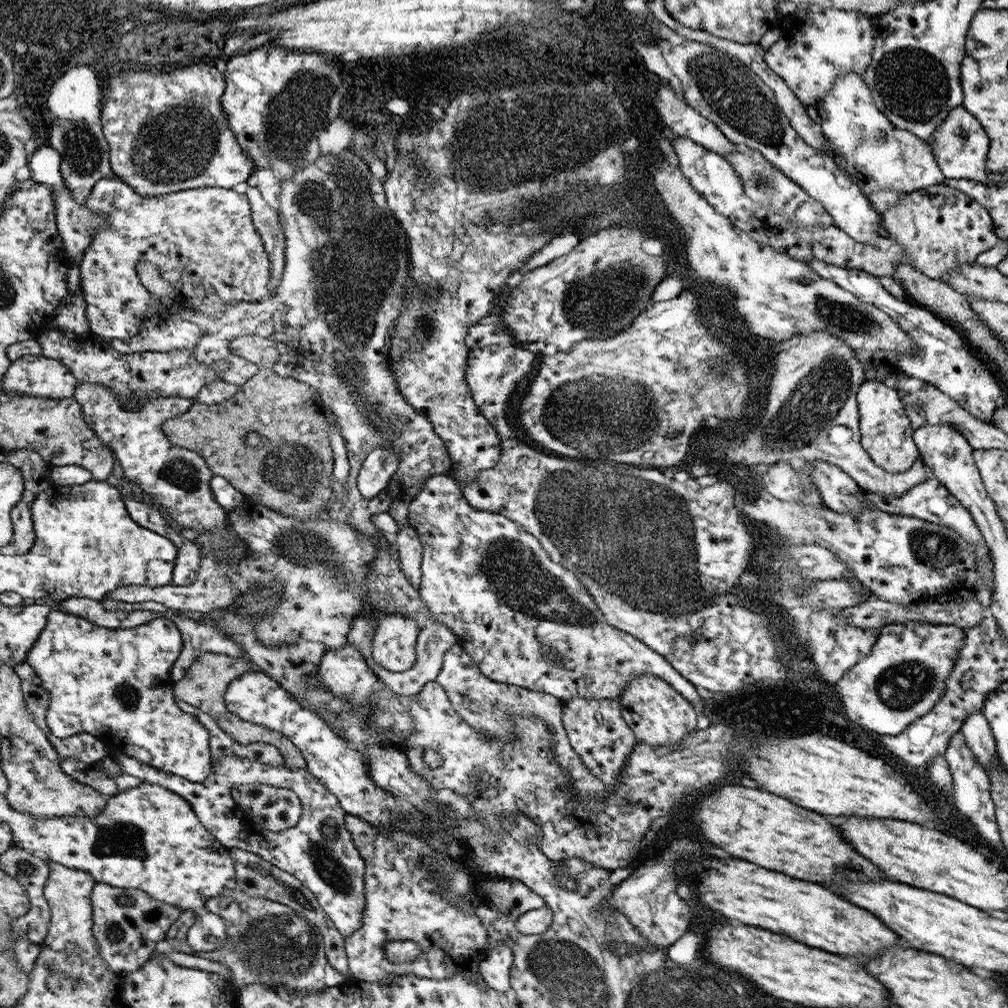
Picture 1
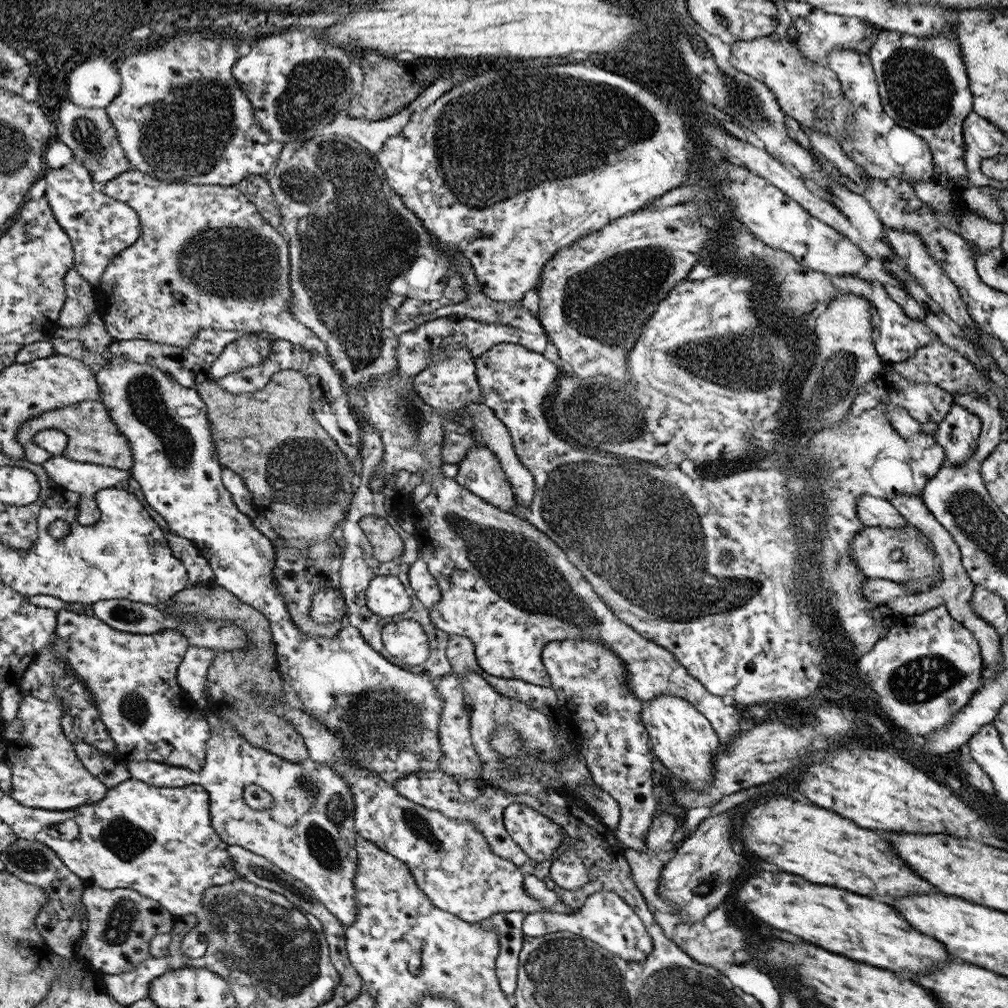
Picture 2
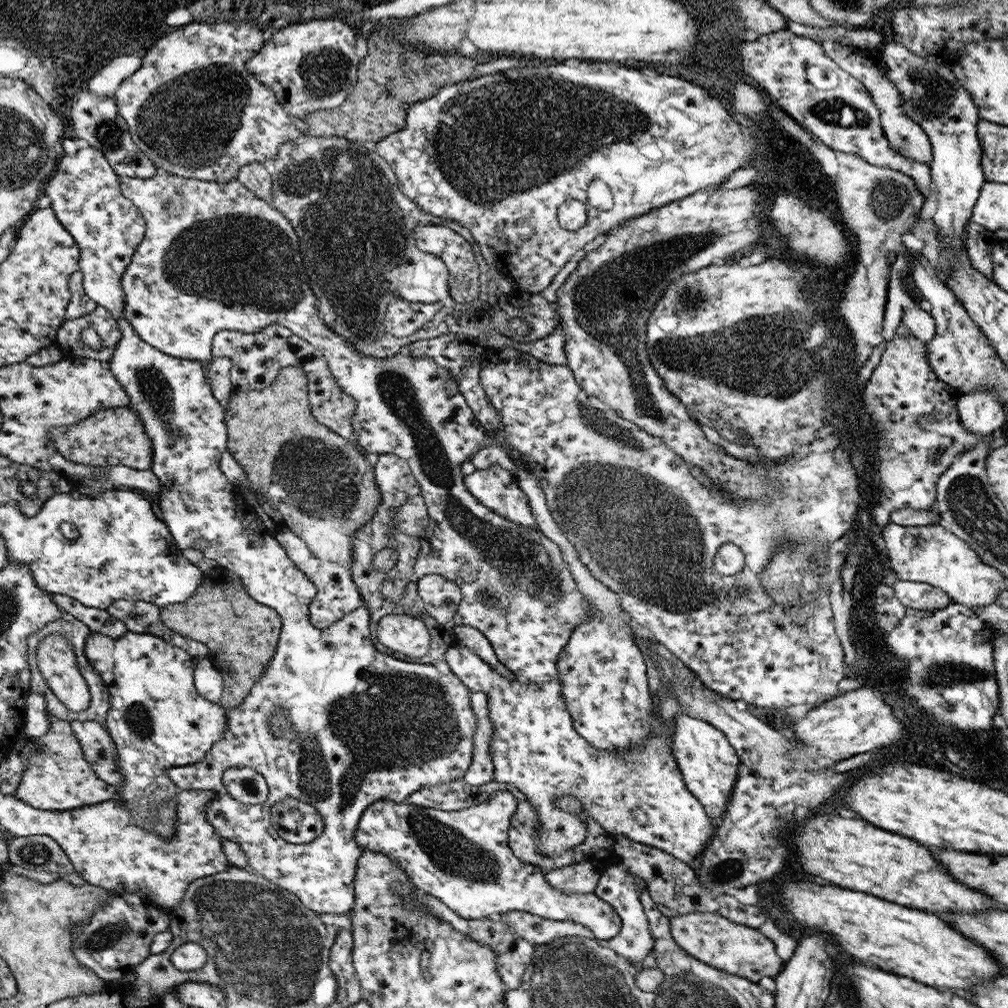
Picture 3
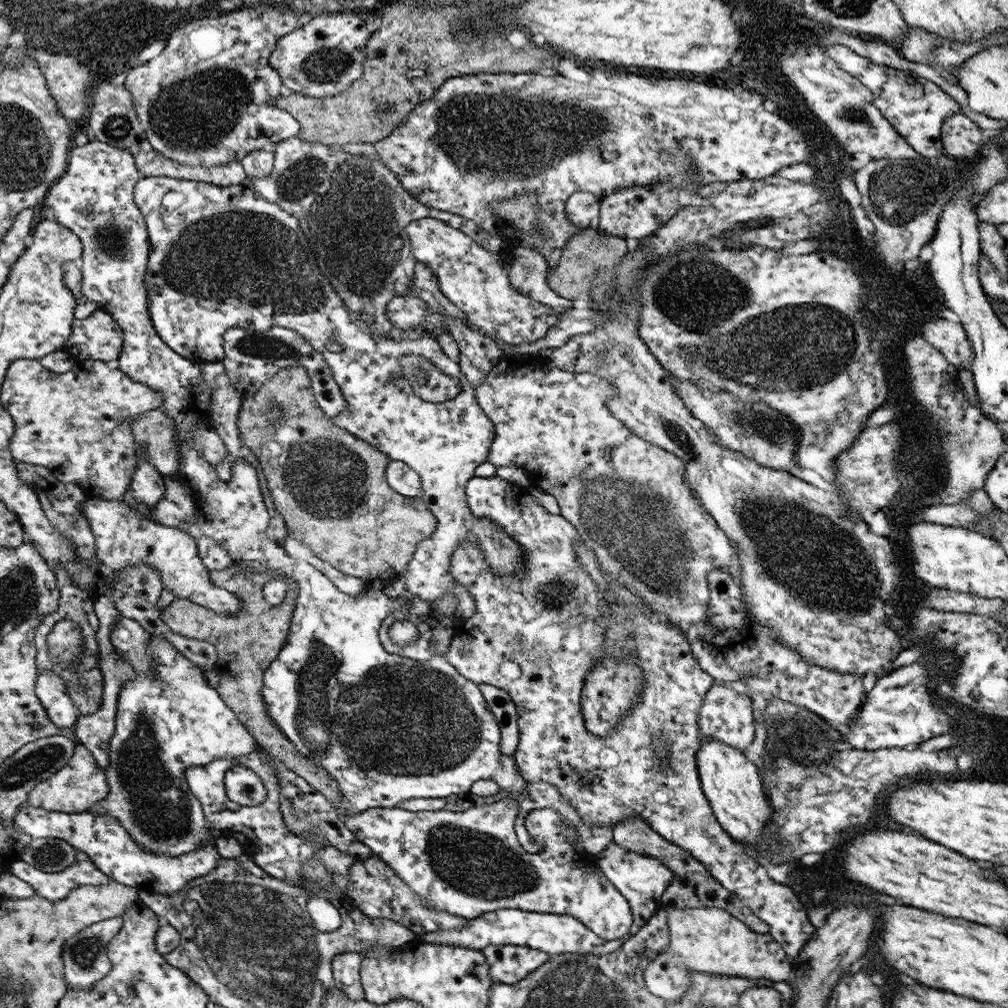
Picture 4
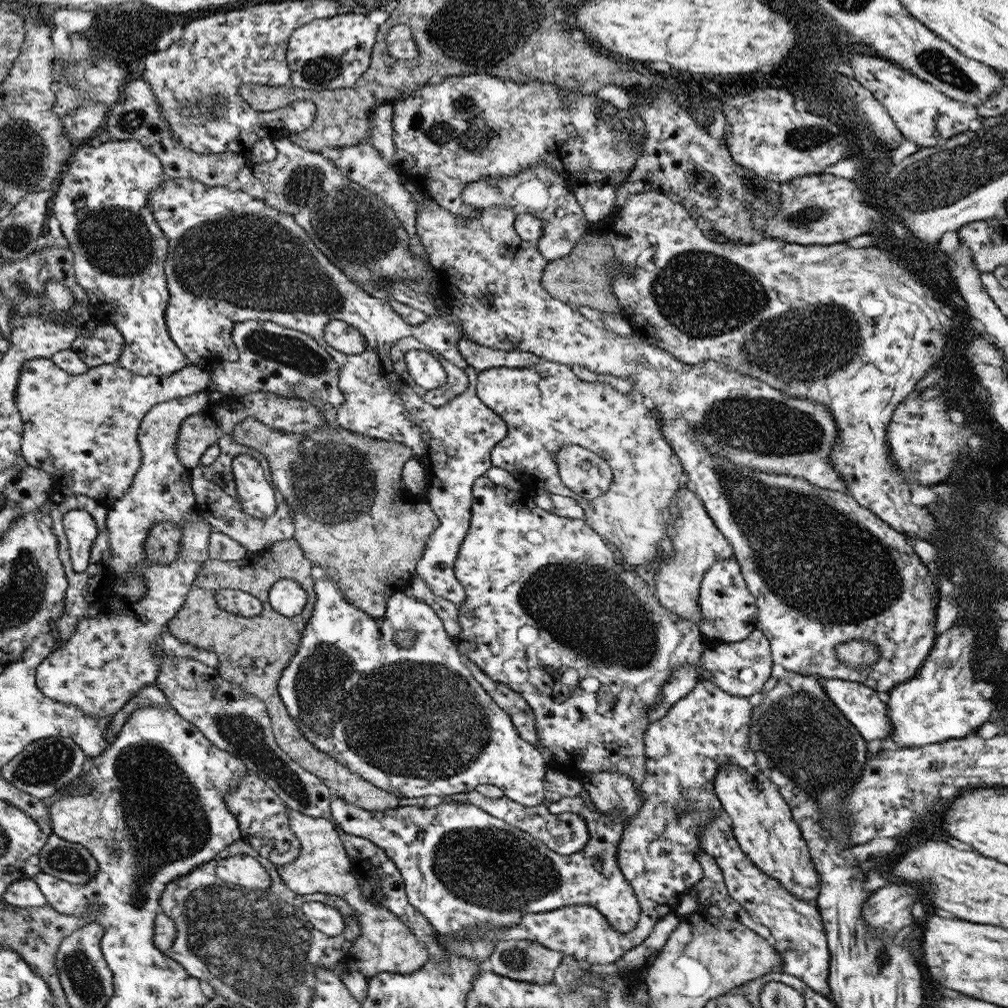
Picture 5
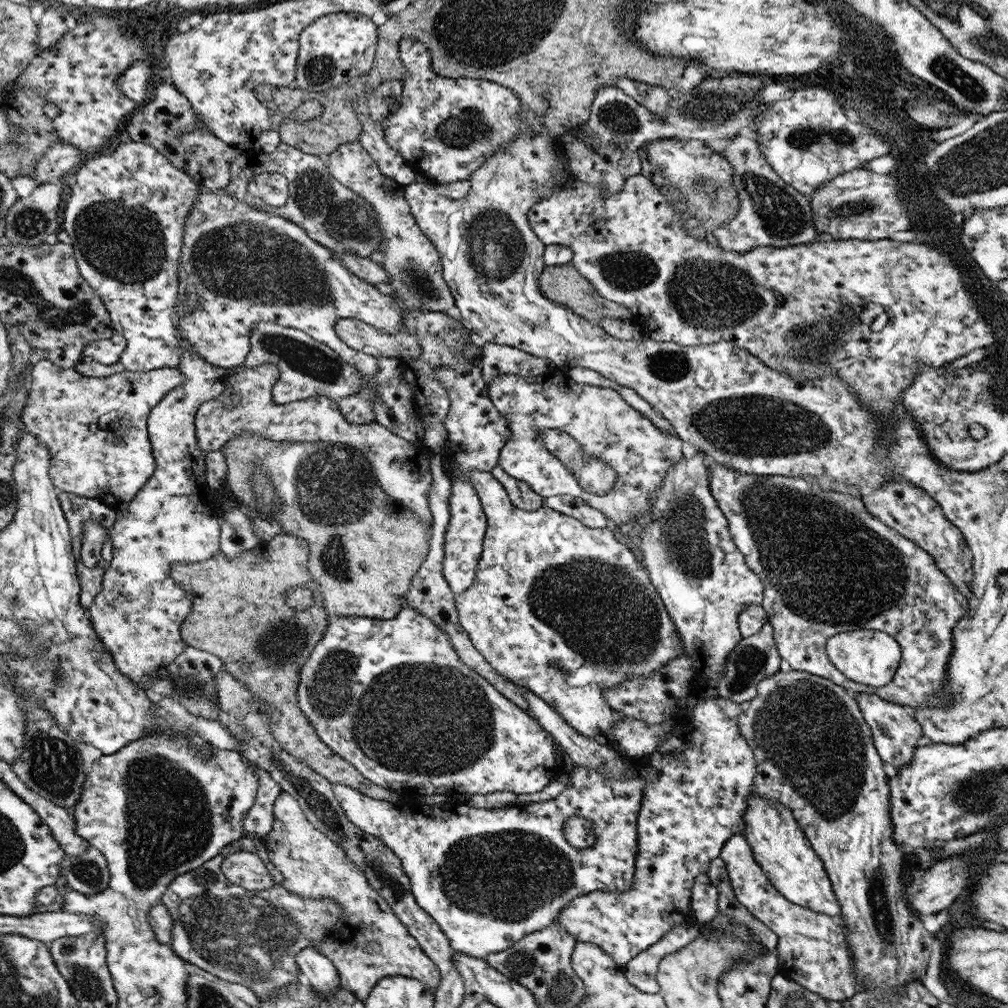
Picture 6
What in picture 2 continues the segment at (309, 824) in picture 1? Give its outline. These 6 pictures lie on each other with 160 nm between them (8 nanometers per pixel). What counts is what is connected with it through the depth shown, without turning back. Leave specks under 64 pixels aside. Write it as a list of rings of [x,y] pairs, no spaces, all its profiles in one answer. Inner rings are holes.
[[[219,716],[220,722],[222,722],[220,730],[214,731],[210,734],[210,739],[208,741],[208,753],[205,758],[205,765],[198,771],[190,771],[181,767],[167,766],[165,763],[156,762],[127,762],[125,764],[126,769],[131,773],[131,778],[136,779],[145,783],[150,783],[152,786],[157,786],[161,788],[183,788],[186,785],[200,785],[206,790],[206,793],[210,795],[210,814],[212,815],[212,825],[214,830],[220,834],[220,837],[229,843],[229,846],[236,845],[257,854],[258,856],[263,856],[270,862],[274,864],[276,868],[280,868],[282,872],[294,876],[296,879],[304,882],[308,888],[311,888],[317,899],[322,902],[322,904],[347,928],[350,927],[357,918],[358,902],[355,899],[355,878],[358,870],[358,855],[355,847],[355,838],[358,836],[356,829],[356,819],[353,817],[357,810],[357,804],[354,803],[354,791],[350,791],[349,784],[345,780],[338,777],[338,773],[334,769],[330,769],[328,765],[324,763],[314,763],[312,759],[308,758],[302,763],[292,763],[290,760],[281,758],[281,756],[274,755],[272,751],[266,751],[261,747],[254,747],[254,744],[248,743],[240,732],[234,729],[234,724],[221,718]],[[248,784],[258,784],[263,789],[268,791],[270,795],[274,798],[274,804],[272,808],[268,811],[256,811],[246,805],[243,800],[243,790],[244,786]]]

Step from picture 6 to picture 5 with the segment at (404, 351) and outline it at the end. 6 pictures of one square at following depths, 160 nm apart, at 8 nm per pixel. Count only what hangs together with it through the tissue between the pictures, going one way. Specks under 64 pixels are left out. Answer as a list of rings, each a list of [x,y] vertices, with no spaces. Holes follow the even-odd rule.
[[[331,321],[326,326],[325,341],[338,352],[348,355],[360,355],[367,348],[361,330],[341,321]]]

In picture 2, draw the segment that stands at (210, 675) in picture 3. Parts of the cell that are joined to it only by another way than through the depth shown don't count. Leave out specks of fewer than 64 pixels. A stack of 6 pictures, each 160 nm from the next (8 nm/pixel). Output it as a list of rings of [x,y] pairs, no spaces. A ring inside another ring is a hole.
[[[190,645],[181,664],[178,665],[177,681],[198,707],[208,708],[211,704],[207,699],[207,670],[215,660],[216,654],[214,649]]]

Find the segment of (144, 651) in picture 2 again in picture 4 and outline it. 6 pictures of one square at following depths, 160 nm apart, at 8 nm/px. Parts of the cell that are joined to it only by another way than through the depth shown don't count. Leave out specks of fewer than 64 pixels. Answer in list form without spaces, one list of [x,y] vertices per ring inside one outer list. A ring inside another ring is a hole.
[[[150,637],[147,652],[153,658],[155,679],[136,670],[133,679],[126,679],[121,686],[116,707],[116,732],[110,740],[108,775],[109,795],[94,806],[90,812],[112,815],[117,818],[131,837],[153,853],[180,856],[195,851],[212,837],[221,836],[211,828],[205,818],[202,803],[190,791],[184,778],[186,771],[194,766],[206,766],[216,759],[234,759],[254,751],[256,740],[237,718],[237,713],[224,701],[214,687],[205,681],[204,670],[176,650],[165,638]]]

